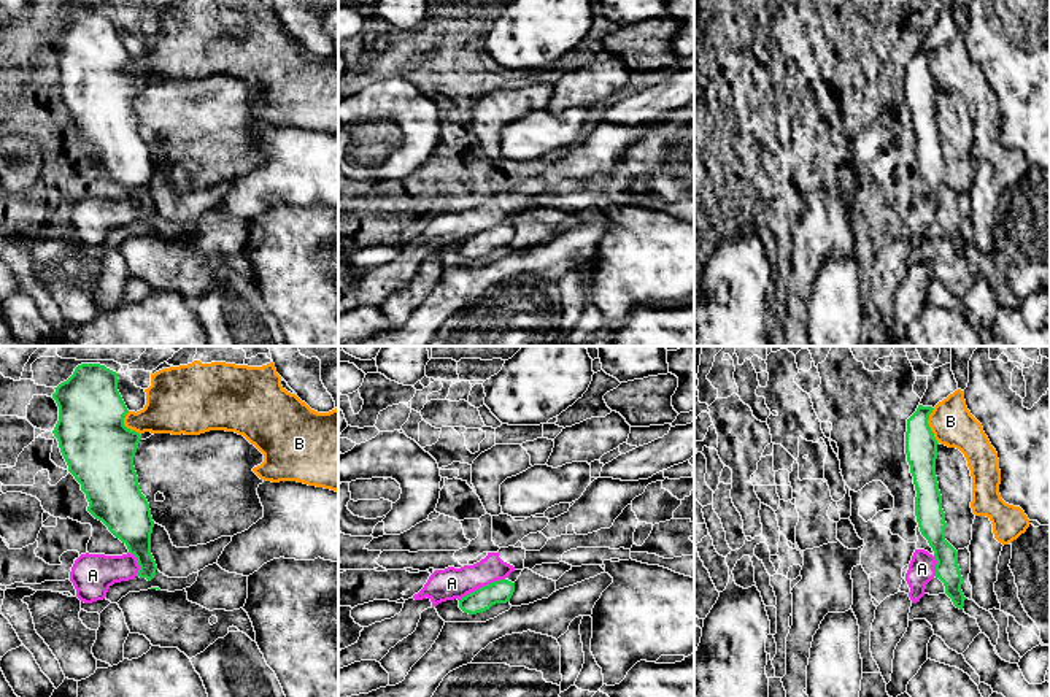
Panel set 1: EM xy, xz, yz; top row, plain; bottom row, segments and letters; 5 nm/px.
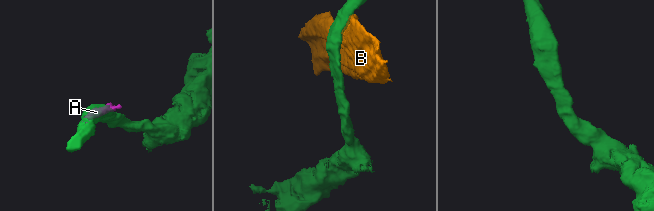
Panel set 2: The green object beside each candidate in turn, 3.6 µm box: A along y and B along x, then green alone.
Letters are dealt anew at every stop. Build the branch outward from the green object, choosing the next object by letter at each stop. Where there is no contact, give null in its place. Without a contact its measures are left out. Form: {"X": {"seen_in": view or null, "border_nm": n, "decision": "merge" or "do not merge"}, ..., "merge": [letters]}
{"A": {"seen_in": "xz", "border_nm": 260, "decision": "do not merge"}, "B": {"seen_in": "yz", "border_nm": 190, "decision": "do not merge"}, "merge": []}

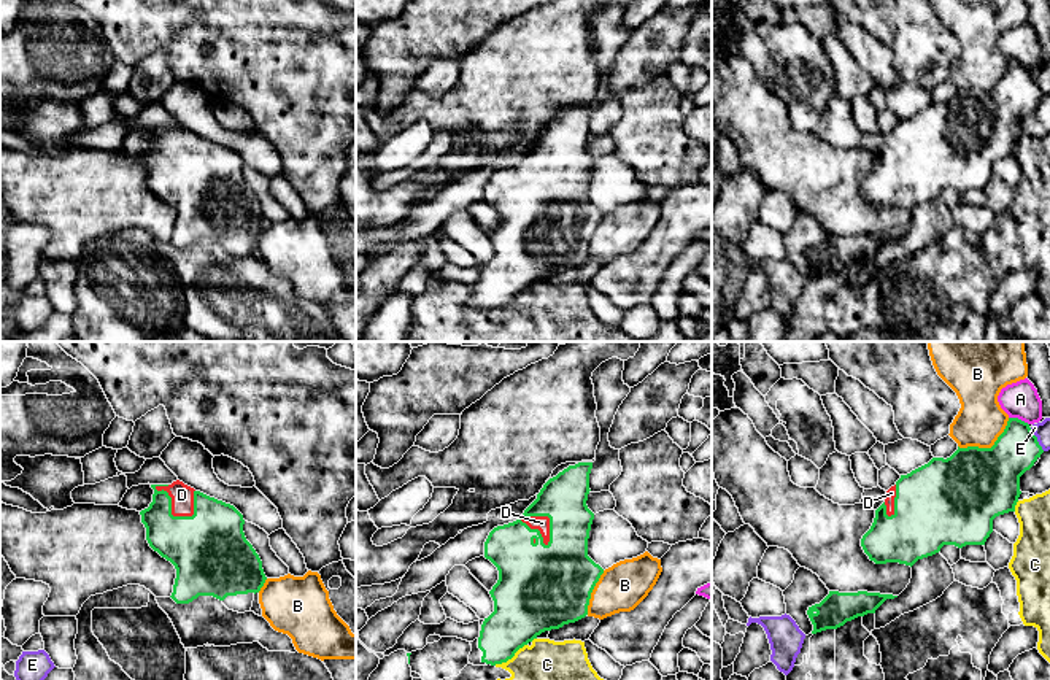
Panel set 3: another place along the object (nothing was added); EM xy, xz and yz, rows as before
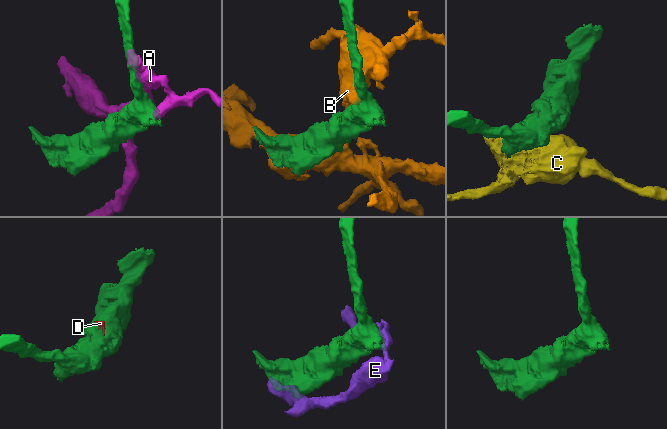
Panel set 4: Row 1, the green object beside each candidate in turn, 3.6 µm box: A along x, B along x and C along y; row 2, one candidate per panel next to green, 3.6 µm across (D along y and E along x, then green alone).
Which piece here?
{"A": {"seen_in": "yz", "border_nm": 110, "decision": "do not merge"}, "B": {"seen_in": "yz", "border_nm": 300, "decision": "do not merge"}, "C": {"seen_in": "xz", "border_nm": 200, "decision": "do not merge"}, "D": {"seen_in": "xy", "border_nm": 240, "decision": "merge"}, "E": {"seen_in": "yz", "border_nm": 140, "decision": "do not merge"}, "merge": ["D"]}

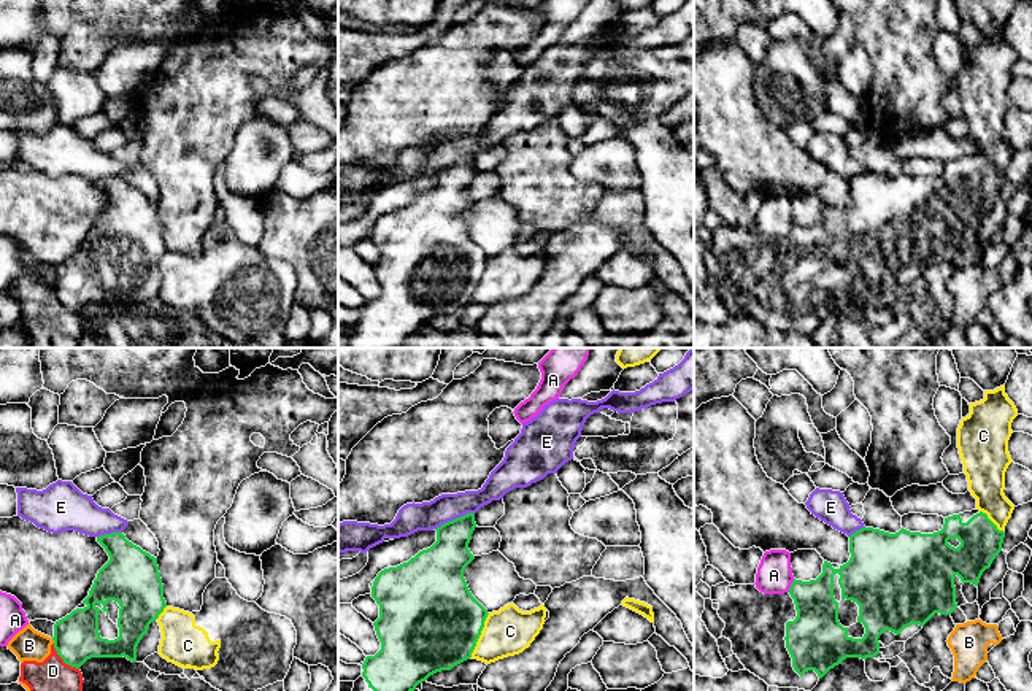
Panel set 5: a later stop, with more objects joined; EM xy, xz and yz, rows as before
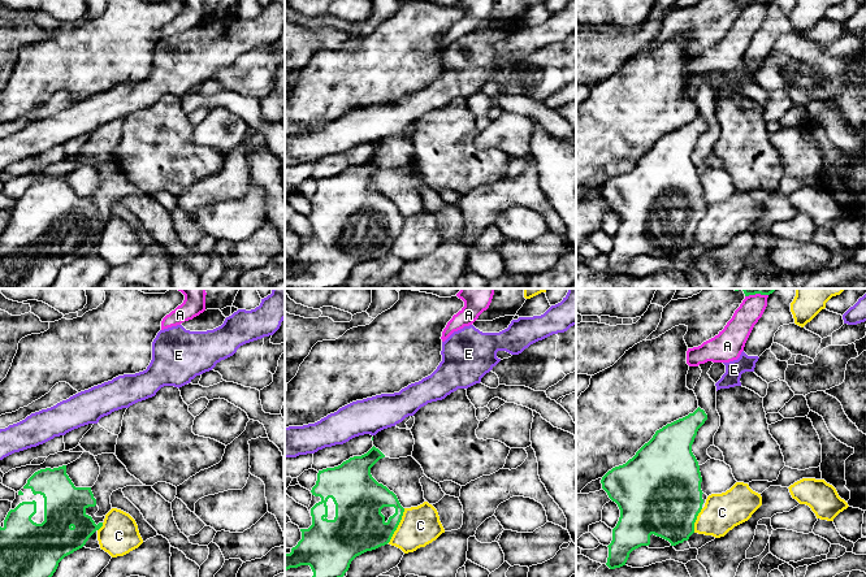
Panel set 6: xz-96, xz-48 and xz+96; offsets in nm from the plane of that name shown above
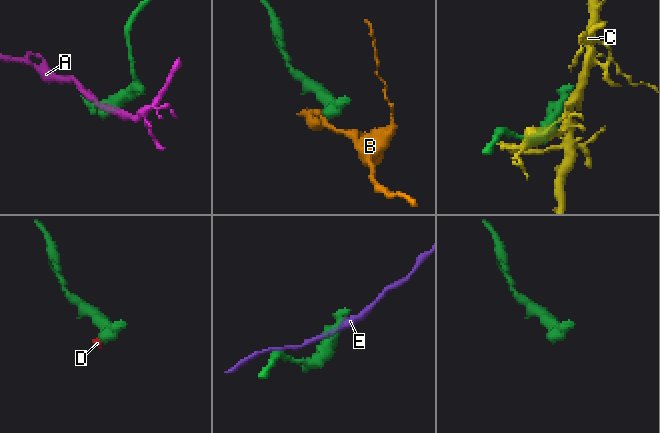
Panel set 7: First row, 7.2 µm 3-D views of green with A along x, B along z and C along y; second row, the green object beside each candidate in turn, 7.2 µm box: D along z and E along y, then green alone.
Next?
{"A": {"seen_in": "yz", "border_nm": 80, "decision": "do not merge"}, "B": {"seen_in": "xy", "border_nm": 30, "decision": "do not merge"}, "C": {"seen_in": "xz", "border_nm": 240, "decision": "do not merge"}, "D": {"seen_in": "xy", "border_nm": 190, "decision": "do not merge"}, "E": {"seen_in": "xz", "border_nm": 220, "decision": "do not merge"}, "merge": []}

